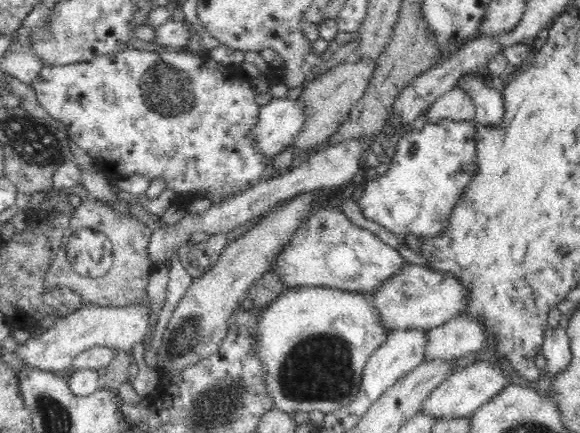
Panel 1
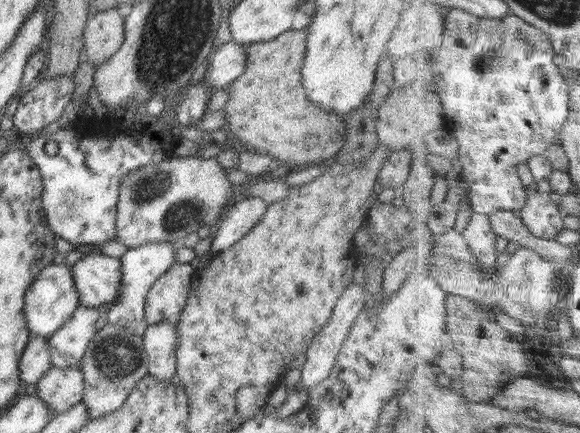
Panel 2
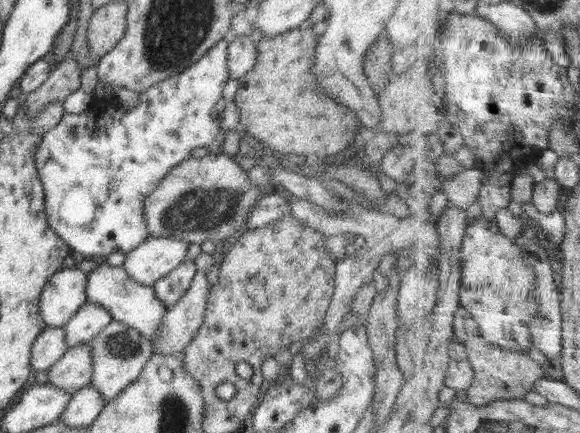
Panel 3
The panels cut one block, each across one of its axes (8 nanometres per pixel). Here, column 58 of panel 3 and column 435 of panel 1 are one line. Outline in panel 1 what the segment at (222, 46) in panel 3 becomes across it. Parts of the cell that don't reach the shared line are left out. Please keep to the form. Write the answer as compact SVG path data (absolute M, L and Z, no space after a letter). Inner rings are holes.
M448 118L437 123L426 121L422 130L406 132L396 148L385 174L369 177L359 207L366 218L397 236L438 236L447 228L452 208L476 172L475 122Z

